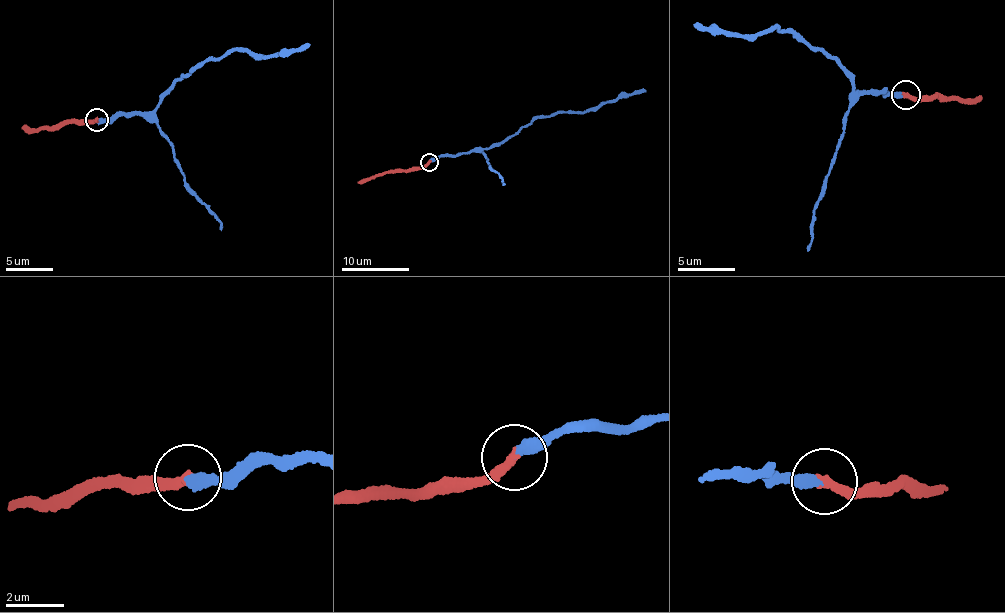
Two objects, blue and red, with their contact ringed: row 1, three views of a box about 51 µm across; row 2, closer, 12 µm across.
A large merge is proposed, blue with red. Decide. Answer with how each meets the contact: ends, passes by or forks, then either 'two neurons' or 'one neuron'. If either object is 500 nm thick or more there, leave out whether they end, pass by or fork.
blue ends | red ends | two neurons

